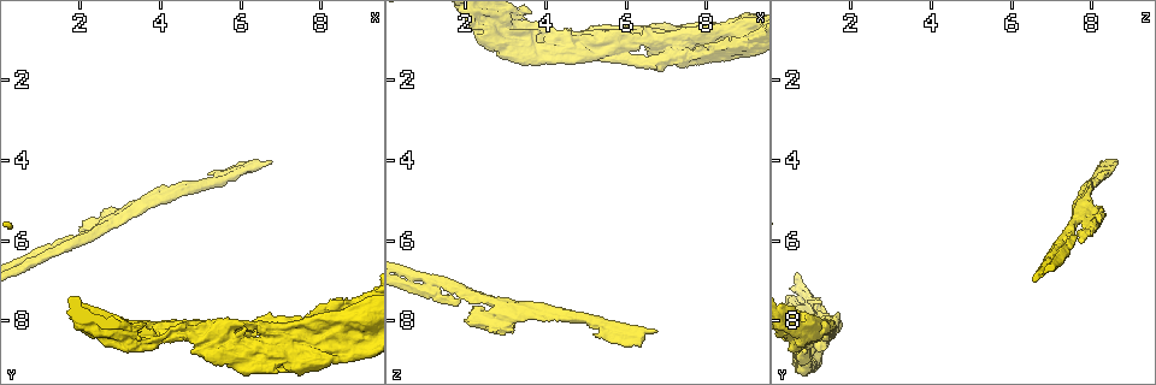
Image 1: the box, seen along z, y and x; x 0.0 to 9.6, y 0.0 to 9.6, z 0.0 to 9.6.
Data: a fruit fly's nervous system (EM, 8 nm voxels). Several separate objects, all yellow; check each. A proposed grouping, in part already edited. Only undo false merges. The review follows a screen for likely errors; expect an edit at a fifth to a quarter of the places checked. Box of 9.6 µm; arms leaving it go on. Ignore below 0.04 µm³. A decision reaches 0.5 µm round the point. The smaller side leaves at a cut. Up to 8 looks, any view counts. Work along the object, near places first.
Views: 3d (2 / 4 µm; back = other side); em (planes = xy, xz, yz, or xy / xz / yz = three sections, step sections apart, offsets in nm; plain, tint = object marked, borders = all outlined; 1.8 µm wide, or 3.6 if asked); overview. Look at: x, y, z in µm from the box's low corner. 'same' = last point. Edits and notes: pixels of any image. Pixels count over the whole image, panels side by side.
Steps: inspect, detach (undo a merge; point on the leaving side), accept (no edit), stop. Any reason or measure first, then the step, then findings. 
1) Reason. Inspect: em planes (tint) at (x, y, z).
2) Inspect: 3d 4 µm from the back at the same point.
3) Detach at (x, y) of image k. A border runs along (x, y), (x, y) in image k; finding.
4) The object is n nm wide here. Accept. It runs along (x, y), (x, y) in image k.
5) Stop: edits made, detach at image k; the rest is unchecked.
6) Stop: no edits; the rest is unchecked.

Touches itself. Inspect: 3d 4 µm at (3.95, 8.45, 0.80).

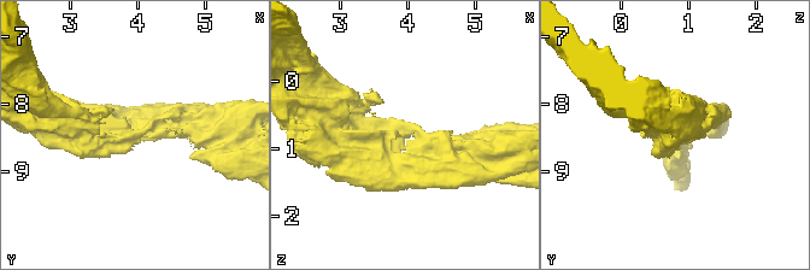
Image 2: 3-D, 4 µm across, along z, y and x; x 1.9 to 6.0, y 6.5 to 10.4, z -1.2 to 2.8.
Inspect: em planes (plain) at (3.90, 8.50, 0.75).

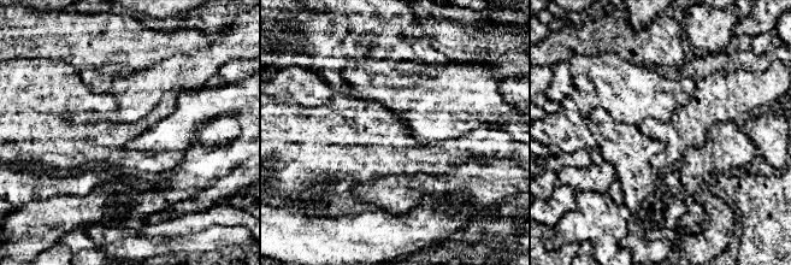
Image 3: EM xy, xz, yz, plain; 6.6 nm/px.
Inspect: em planes (tint) at the same point.

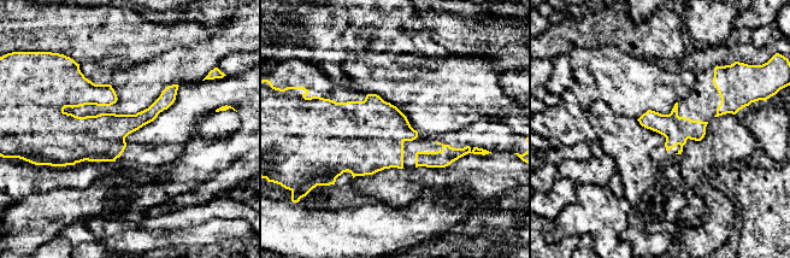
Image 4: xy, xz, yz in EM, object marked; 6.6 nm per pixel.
Accept. Continuous, no second cell.

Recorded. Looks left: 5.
Touches itself. Inspect: em planes (tint) at (5.95, 8.20, 1.45).

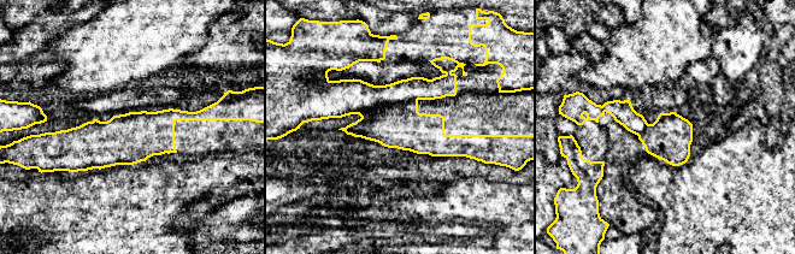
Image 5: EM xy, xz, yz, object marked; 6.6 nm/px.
Detach at (400, 125) of image 5. A border runs along (417, 99), (380, 104), (357, 113) in image 5; two cells meet here.

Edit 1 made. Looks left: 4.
Two arms at a narrow angle. Inspect: 3d 2 µm at (3.20, 5.30, 7.60).

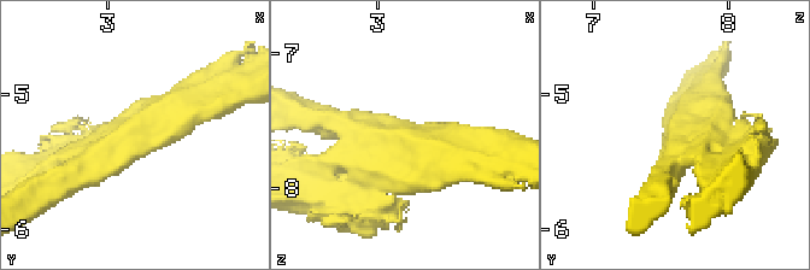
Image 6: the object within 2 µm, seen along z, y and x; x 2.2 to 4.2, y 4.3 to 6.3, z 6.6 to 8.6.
Inspect: em planes (plain) at (3.18, 5.30, 7.66).

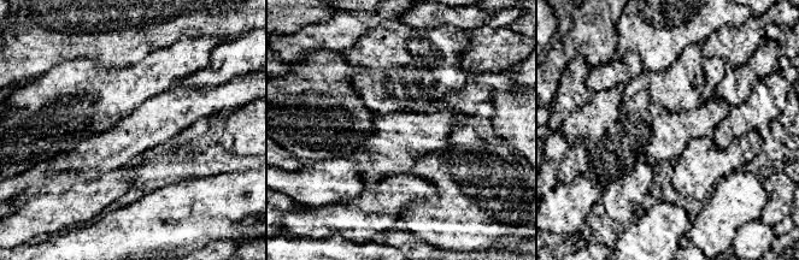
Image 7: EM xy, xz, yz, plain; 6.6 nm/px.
Where the object lies. Inspect: em planes (tint) at the same point.

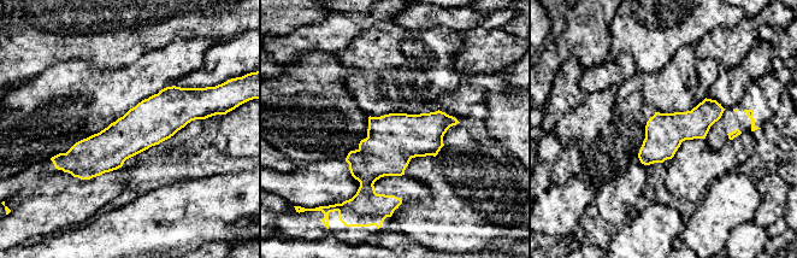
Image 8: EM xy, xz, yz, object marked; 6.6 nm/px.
The object is 260 nm wide here. Detach at (366, 207) of image 8. Two cells meet here.

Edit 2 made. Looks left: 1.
Stop: edits made, detach at image 5, detach at image 8; the rest is unchecked.

